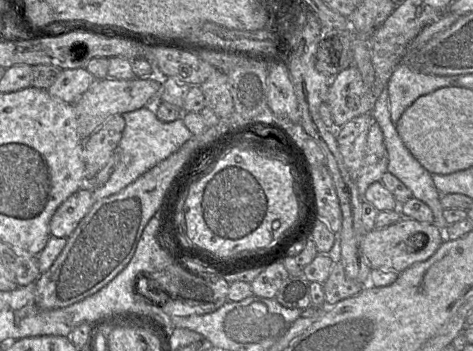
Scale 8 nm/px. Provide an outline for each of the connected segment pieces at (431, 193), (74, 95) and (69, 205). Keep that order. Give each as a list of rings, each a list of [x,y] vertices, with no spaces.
[[[387,88],[383,89],[380,93],[379,97],[375,102],[371,114],[375,122],[379,124],[383,133],[383,144],[388,154],[387,172],[391,173],[396,178],[398,178],[411,191],[414,198],[423,201],[430,207],[434,217],[433,223],[444,232],[448,224],[446,223],[443,217],[444,208],[440,201],[441,193],[437,190],[436,186],[434,185],[434,182],[431,177],[432,174],[428,172],[419,163],[419,161],[411,154],[411,152],[408,150],[408,148],[404,145],[403,141],[401,140],[396,130],[395,124],[392,123],[390,118],[389,96]]]
[[[86,68],[62,70],[48,93],[66,103],[75,103],[97,80]]]
[[[83,186],[67,198],[51,217],[50,235],[68,238],[94,204],[92,188]]]

